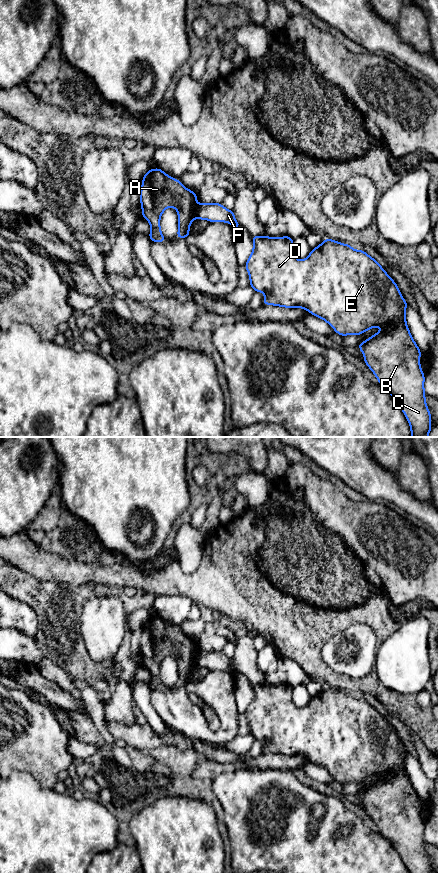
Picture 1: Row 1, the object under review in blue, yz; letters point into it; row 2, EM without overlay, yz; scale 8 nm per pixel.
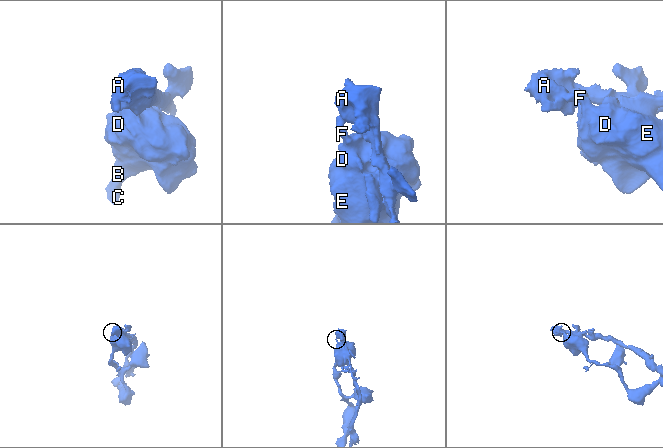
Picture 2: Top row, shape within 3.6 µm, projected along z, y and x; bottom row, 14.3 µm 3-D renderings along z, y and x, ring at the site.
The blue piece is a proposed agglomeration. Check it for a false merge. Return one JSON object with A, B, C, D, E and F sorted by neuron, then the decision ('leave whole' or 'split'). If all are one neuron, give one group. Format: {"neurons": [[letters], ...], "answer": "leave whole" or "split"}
{"neurons": [["A"], ["B", "C", "D", "E", "F"]], "answer": "split"}

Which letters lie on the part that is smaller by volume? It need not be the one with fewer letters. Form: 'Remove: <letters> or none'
Remove: A

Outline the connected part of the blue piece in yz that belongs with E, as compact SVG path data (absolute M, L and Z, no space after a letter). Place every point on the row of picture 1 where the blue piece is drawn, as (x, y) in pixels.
M253 236L253 252L250 254L245 267L250 277L250 286L254 289L254 292L264 292L264 301L263 305L276 305L286 308L299 307L306 309L312 315L325 320L338 335L359 335L363 334L365 331L369 330L372 327L380 326L382 330L372 337L368 338L366 341L359 343L357 346L364 355L365 364L371 369L374 375L377 377L379 384L388 391L392 397L397 401L401 410L407 418L410 428L411 428L411 437L428 437L429 432L431 431L431 414L425 402L425 391L424 391L424 380L425 375L423 374L420 366L420 356L421 350L416 345L414 339L412 338L409 328L406 323L405 309L408 304L405 299L402 297L397 284L392 280L392 278L384 271L380 264L370 257L364 250L354 250L349 244L342 244L332 239L325 239L318 247L311 250L311 253L304 260L297 260L293 254L293 241L290 236L284 236L279 238L263 236Z

